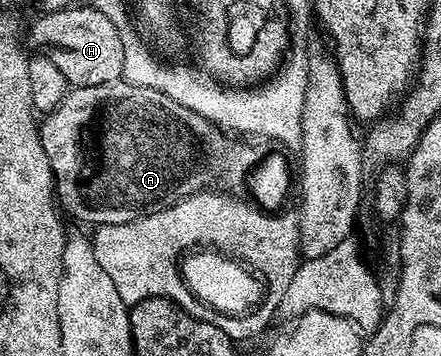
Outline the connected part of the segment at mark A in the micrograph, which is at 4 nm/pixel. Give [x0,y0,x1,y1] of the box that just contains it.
[86,84,290,226]

